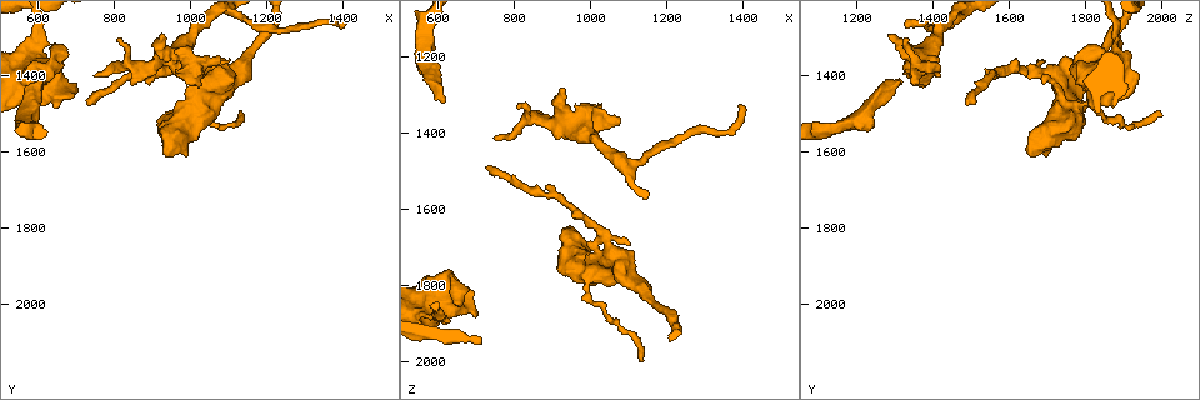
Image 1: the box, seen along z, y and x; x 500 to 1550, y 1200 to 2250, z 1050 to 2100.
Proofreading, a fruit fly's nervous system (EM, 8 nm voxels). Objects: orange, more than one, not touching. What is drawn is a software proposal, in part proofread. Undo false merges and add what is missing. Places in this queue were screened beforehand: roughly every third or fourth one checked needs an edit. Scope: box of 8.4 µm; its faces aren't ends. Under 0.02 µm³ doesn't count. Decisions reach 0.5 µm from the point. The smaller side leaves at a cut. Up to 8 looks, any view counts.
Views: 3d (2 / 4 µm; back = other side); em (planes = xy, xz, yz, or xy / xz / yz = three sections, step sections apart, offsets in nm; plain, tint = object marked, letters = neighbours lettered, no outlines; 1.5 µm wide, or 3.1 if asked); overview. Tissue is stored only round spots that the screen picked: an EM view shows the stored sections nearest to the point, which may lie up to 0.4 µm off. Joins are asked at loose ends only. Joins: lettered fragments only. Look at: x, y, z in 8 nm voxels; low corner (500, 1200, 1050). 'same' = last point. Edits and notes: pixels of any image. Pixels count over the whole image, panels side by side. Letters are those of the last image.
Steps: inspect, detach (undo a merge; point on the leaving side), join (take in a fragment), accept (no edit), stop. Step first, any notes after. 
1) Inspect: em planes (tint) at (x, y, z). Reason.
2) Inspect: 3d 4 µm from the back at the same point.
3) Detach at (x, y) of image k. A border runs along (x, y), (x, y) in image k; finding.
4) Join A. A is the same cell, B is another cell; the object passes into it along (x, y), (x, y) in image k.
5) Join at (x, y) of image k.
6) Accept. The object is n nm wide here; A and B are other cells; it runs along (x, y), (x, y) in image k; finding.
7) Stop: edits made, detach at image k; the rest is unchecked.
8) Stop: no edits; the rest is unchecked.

Inspect: em planes (tint) at (600, 1375, 1855). Thick turns thin.

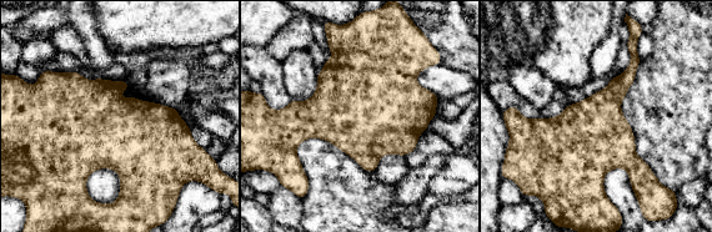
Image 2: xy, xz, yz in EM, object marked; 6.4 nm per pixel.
Inspect: em planes (letters) at the same point. See the neighbours.

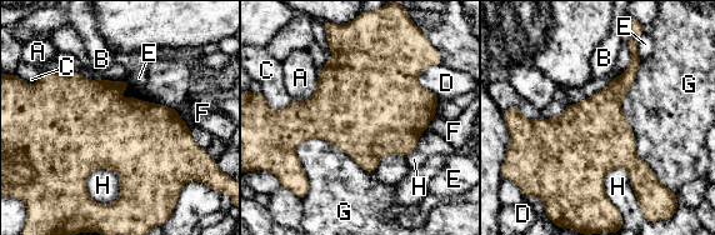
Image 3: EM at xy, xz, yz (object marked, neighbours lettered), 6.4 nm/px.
Accept. The object is 380 nm wide here; A, B, C, D, E, F, G and H are other cells; all the same neuron.

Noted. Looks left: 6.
Inspect: em planes (letters) at (615, 1405, 1315). An open end.

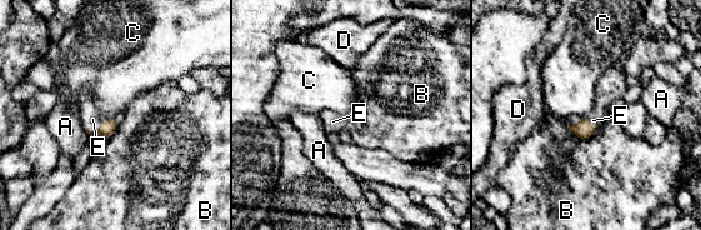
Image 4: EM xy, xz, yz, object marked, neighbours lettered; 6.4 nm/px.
Join E. E is the same cell, A, B, C and D are other cells; the object passes into it along (109, 126), (101, 125), (90, 118) in image 4; the neuron continues.

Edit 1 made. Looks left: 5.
Inspect: 3d 2 µm at (815, 1295, 1330). An open end.

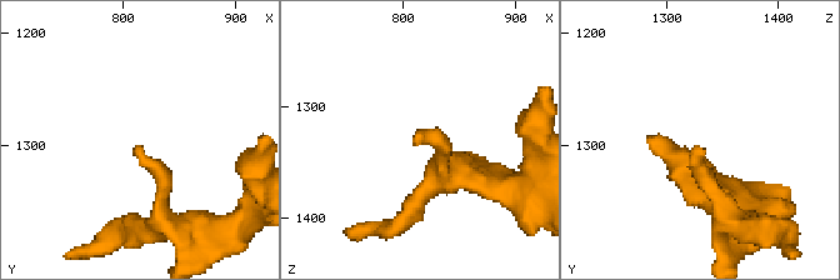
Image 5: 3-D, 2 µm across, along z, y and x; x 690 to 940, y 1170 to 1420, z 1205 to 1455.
Inspect: em planes (plain) at (818, 1298, 1330).

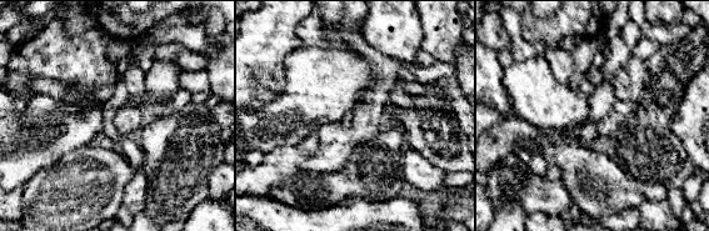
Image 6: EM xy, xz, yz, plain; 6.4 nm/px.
Inspect: em planes (letters) at the same point. See the neighbours.

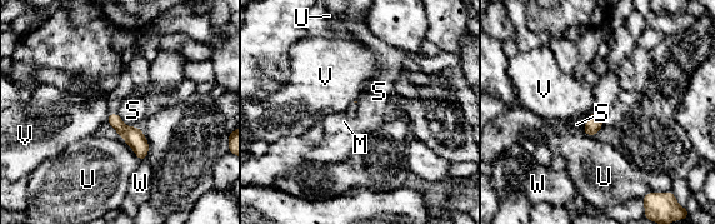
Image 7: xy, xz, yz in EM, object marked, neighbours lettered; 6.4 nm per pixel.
Accept. M, S, U, V and W are other cells; a border runs along (118, 113), (125, 124), (140, 128) in image 7; no lettered fragment goes on from it.

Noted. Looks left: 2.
Stop: edits made, join at image 4; the rest is unchecked.

